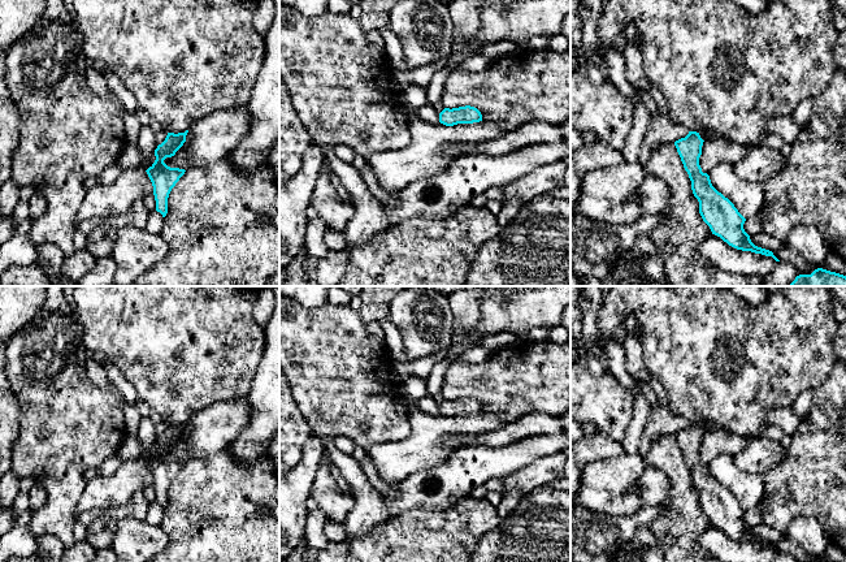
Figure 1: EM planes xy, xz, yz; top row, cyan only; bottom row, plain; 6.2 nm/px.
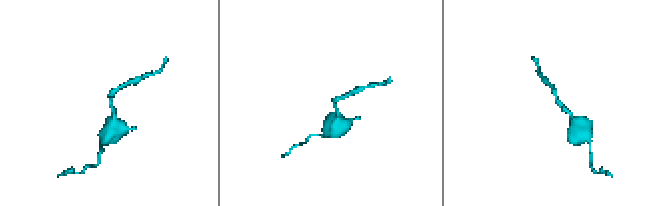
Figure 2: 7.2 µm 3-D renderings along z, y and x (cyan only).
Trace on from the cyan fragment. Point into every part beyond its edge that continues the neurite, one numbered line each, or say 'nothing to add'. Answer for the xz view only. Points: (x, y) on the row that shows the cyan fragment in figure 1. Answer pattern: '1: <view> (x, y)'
nothing to add

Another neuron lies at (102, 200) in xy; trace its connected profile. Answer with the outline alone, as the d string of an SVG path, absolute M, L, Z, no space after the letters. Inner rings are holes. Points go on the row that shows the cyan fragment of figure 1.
M126 169L109 185L97 183L87 194L77 212L75 224L92 217L108 219L127 212L136 200L153 193L152 182L143 169Z

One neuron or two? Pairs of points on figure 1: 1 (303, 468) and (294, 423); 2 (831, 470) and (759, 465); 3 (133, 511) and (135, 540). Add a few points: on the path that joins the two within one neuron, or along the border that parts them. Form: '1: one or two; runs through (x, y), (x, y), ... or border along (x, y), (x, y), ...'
1: two; border along (313, 436), (304, 444), (302, 457), (293, 467)
2: two; border along (786, 448), (784, 458), (763, 476)
3: two; border along (126, 517), (144, 521)

